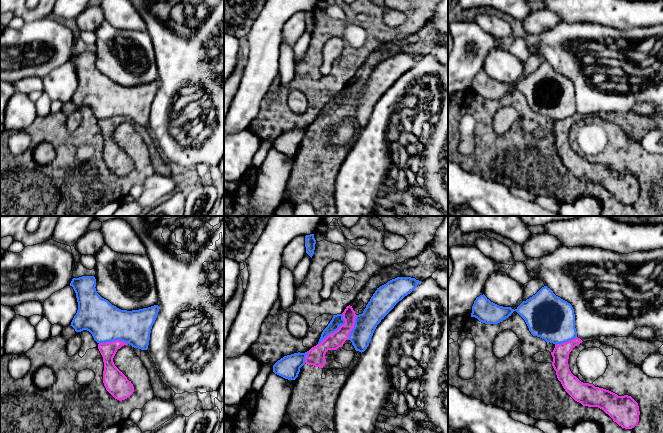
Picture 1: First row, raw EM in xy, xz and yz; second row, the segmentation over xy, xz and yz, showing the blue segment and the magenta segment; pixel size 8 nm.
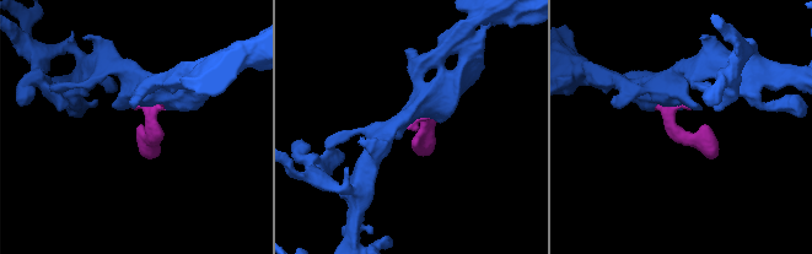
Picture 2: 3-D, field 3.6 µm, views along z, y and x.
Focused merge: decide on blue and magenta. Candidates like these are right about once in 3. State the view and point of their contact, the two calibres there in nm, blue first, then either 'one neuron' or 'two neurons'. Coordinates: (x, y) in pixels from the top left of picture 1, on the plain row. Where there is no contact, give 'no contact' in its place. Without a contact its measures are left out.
xz (335, 106) | 90/140 nm | two neurons

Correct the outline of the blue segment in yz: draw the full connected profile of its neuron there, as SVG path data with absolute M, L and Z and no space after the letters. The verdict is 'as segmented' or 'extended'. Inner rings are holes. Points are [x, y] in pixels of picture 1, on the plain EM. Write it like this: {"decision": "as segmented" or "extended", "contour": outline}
{"decision": "as segmented", "contour": "M547 62L542 63L535 71L523 77L515 86L491 78L484 70L474 77L471 93L485 100L498 100L516 87L526 98L533 112L540 113L555 121L571 117L577 113L574 85L570 79L556 72Z"}

